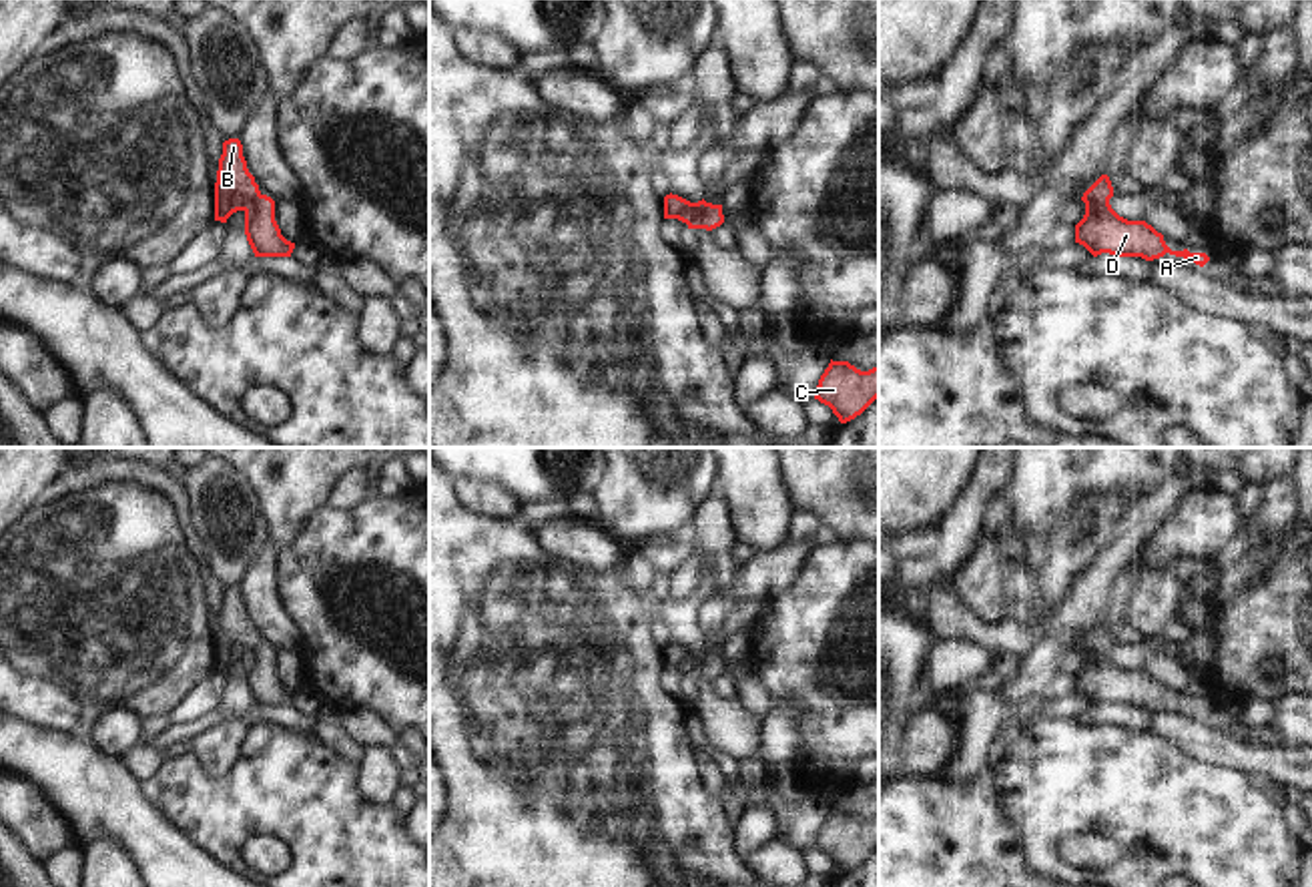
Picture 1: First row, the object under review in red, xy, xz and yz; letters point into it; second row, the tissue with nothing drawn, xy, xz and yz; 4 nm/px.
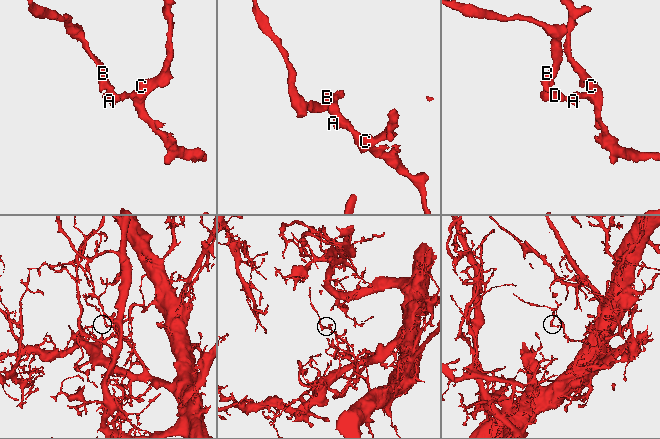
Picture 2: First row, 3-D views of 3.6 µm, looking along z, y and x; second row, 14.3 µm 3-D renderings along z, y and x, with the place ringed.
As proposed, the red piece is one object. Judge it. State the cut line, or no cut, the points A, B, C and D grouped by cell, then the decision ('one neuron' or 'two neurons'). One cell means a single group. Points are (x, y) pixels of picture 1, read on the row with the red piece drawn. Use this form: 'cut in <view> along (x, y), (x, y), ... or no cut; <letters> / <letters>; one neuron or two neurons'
no cut; A B C D; one neuron

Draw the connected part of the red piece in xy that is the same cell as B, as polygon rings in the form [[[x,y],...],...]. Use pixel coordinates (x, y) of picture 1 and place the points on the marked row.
[[[229,138],[219,159],[215,221],[227,223],[237,211],[245,213],[245,235],[255,257],[291,257],[295,243],[281,235],[275,201],[259,191],[247,169],[241,140]]]

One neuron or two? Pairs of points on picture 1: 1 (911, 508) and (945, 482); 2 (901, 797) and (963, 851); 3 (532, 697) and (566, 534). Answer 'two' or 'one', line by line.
1: one
2: one
3: two

